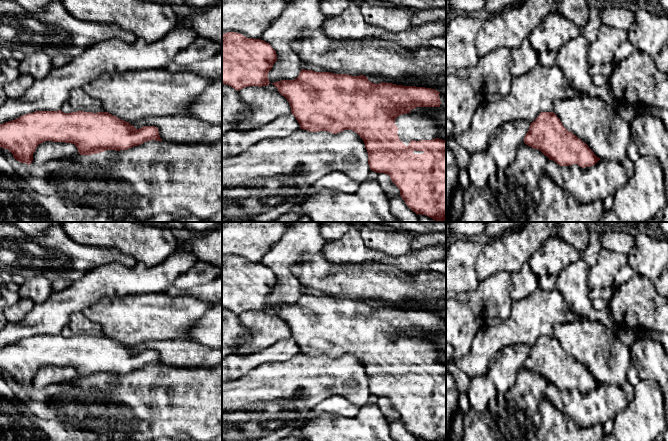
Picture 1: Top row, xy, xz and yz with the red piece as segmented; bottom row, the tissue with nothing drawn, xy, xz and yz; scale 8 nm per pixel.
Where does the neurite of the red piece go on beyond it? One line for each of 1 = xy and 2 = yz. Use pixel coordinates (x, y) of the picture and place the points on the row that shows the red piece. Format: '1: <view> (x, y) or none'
1: none
2: none

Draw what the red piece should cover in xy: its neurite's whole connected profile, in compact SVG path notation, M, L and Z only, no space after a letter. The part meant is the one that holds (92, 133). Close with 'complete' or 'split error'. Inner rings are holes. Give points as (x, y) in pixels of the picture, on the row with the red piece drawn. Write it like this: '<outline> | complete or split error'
M35 111L0 124L0 147L8 149L14 159L28 165L33 161L33 154L37 146L45 141L74 144L80 155L87 156L106 150L127 150L151 140L162 141L157 127L143 126L136 129L129 122L108 112Z | complete

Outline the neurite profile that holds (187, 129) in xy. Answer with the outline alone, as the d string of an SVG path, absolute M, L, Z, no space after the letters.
M190 115L151 116L129 124L136 129L155 126L162 141L169 143L211 144L222 141L222 125L211 124Z

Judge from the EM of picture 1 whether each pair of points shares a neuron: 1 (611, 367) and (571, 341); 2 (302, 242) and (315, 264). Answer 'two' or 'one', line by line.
1: one
2: two

